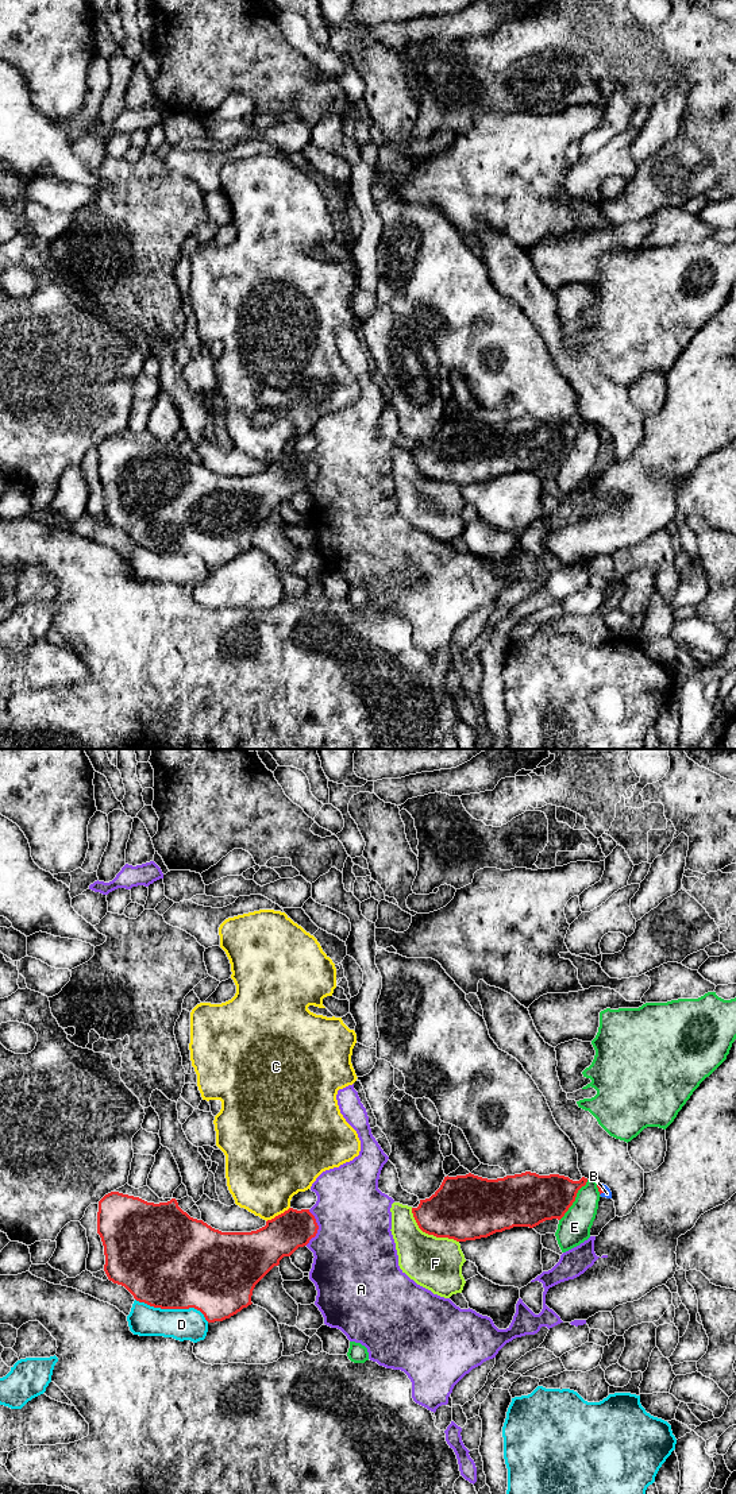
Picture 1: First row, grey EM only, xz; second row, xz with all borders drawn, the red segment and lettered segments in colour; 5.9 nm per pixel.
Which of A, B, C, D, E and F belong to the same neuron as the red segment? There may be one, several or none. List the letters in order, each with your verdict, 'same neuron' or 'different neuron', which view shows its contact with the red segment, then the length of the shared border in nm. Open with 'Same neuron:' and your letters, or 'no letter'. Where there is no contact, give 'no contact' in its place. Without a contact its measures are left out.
Same neuron: B
A: different neuron; contact in xz; length 220 nm
B: same neuron; contact in xz; length 70 nm
C: different neuron; contact in xz; length 170 nm
D: different neuron; contact in xz; length 460 nm
E: different neuron; contact in xz; length 300 nm
F: different neuron; contact in xz; length 360 nm

